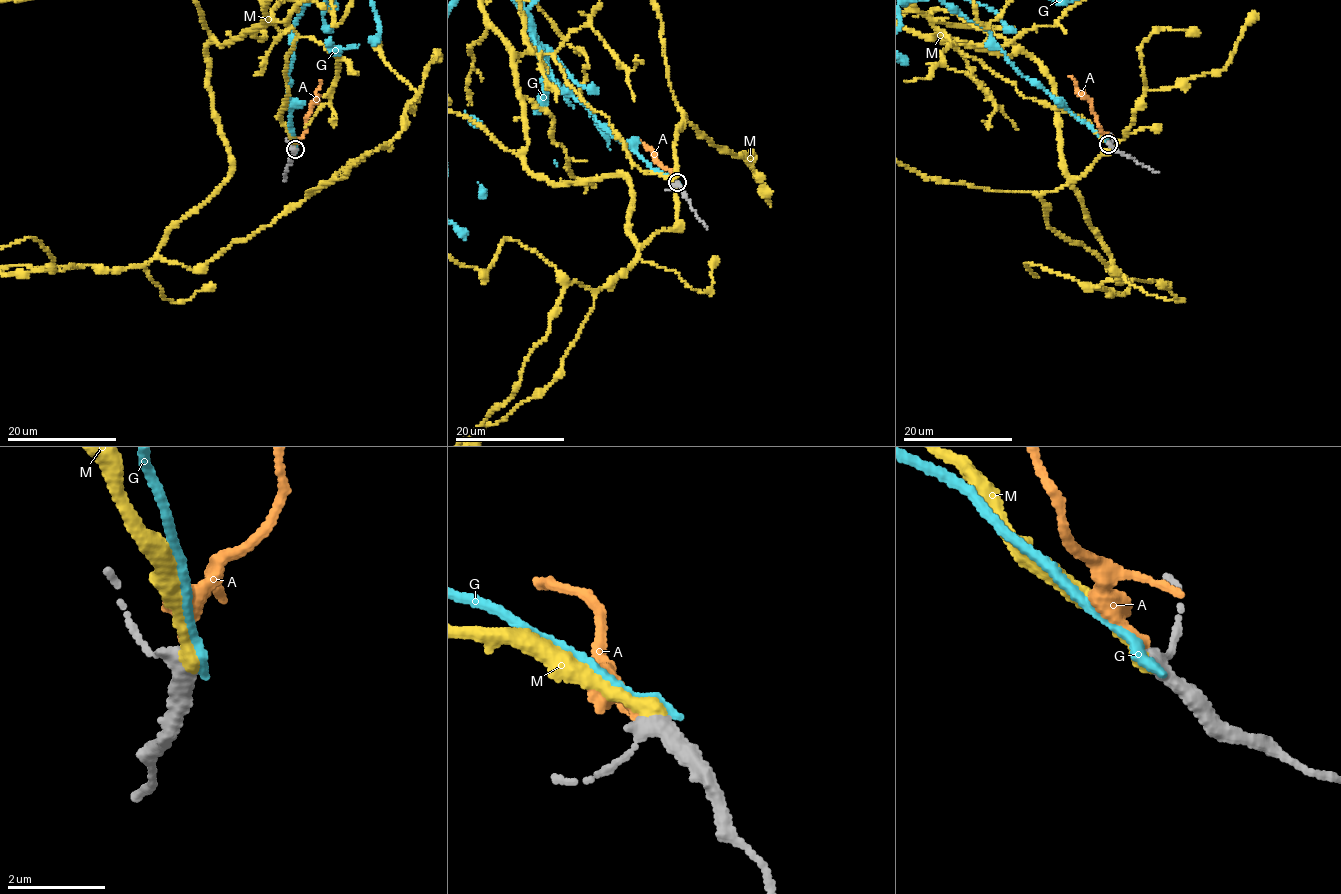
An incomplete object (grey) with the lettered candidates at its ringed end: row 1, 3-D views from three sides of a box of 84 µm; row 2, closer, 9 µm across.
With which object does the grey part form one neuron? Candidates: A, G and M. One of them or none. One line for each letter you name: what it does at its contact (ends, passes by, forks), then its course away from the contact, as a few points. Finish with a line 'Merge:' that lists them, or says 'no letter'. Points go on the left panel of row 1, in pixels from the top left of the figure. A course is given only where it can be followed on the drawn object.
M: it ends
Merge: M

